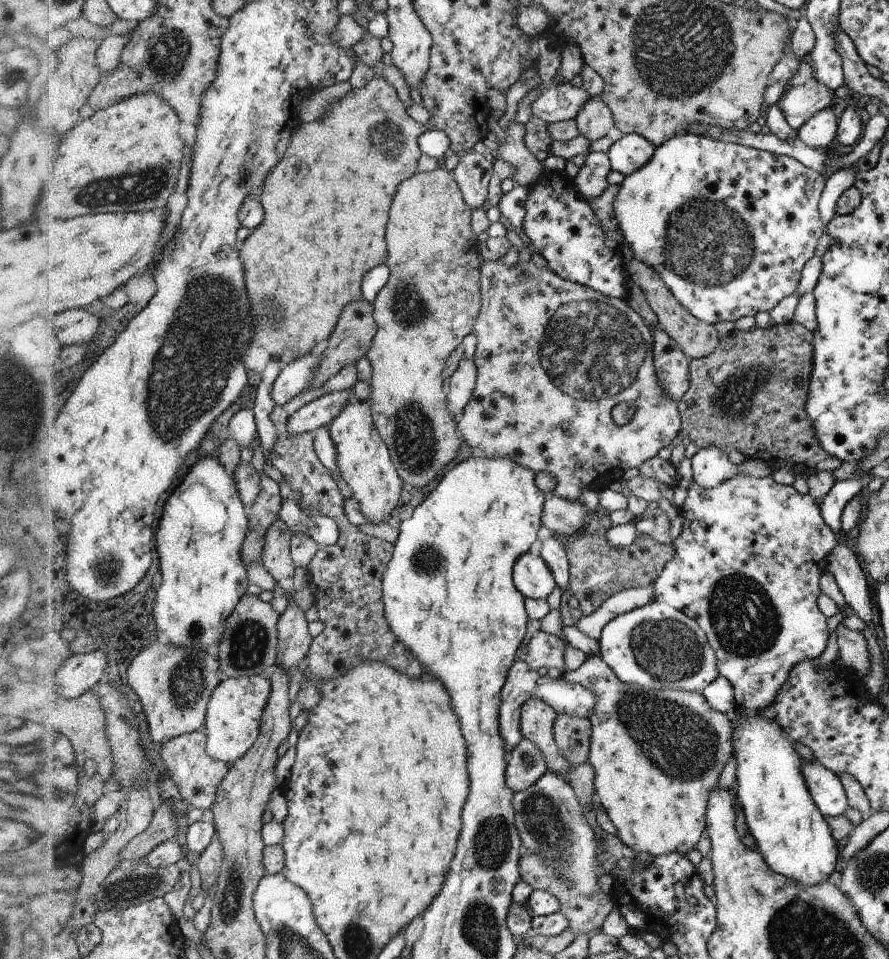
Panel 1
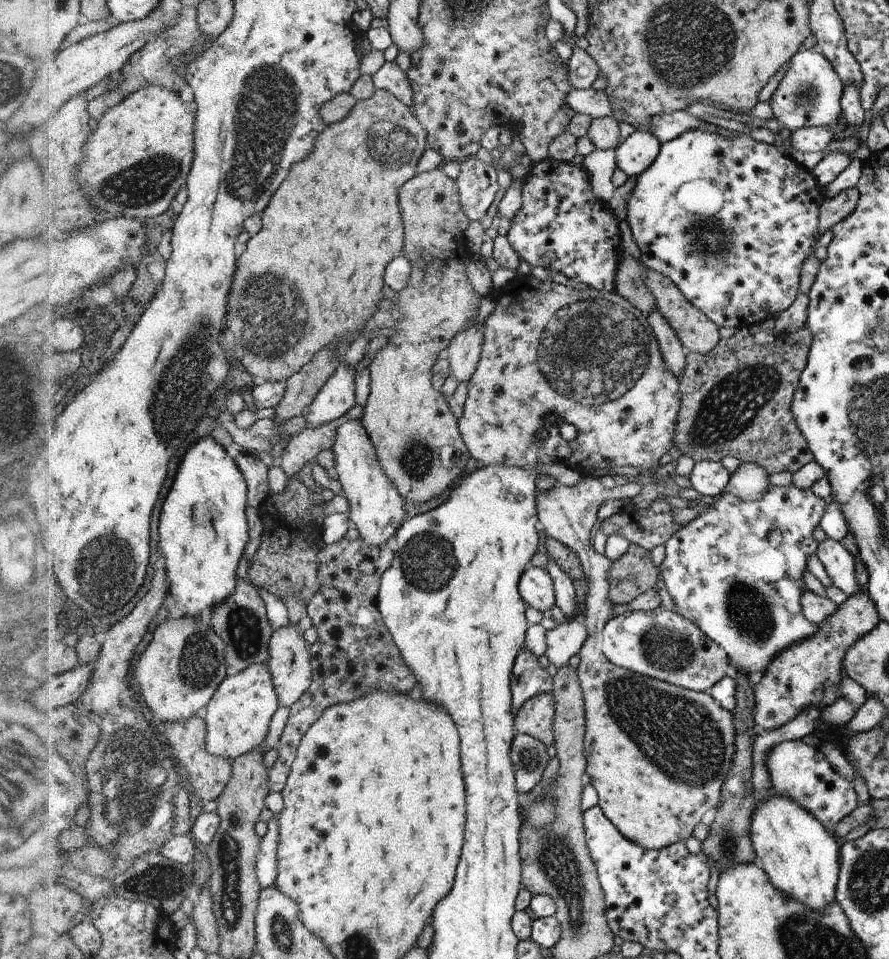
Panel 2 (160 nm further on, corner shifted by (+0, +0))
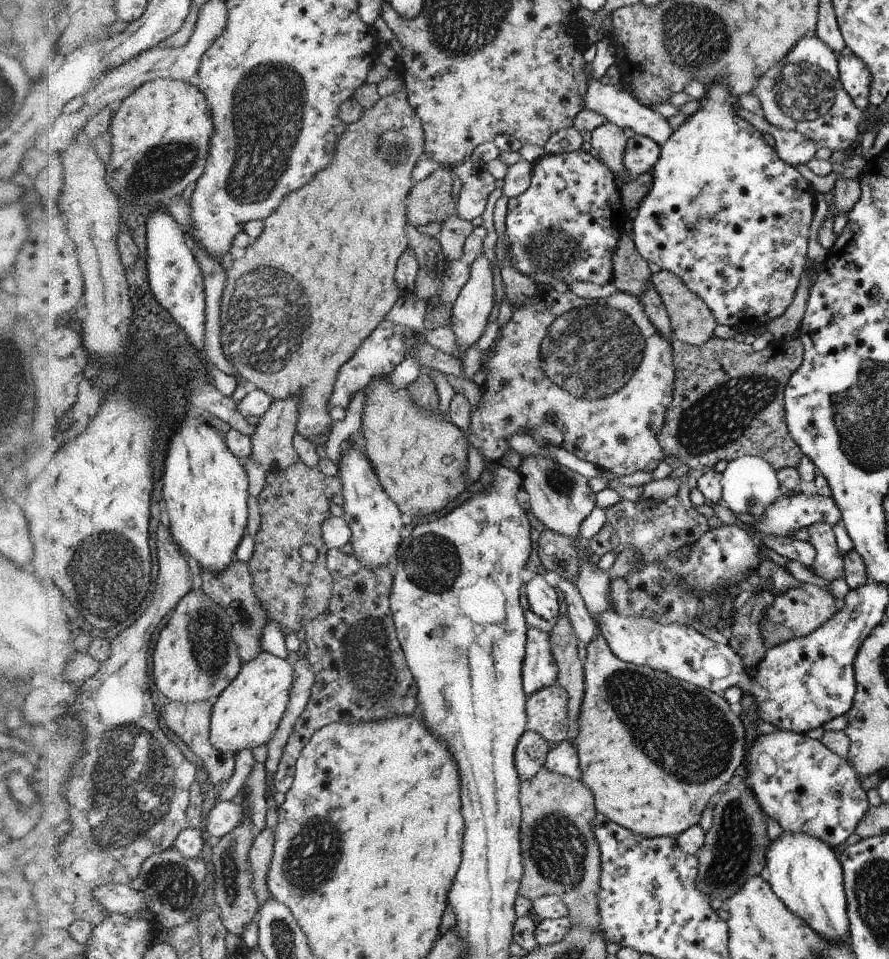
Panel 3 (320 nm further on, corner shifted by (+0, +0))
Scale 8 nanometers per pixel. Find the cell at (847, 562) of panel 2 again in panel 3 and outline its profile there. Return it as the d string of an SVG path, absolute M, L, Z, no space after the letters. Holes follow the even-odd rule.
M827 521L811 524L808 527L809 541L814 545L816 558L812 566L813 572L824 580L832 581L841 576L843 578L844 561L839 553L838 541L835 539L835 531Z

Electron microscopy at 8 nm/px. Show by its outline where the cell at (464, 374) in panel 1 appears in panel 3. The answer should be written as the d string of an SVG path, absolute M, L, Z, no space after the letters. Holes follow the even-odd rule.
M483 250L478 255L478 258L474 259L474 262L469 266L468 271L469 279L462 287L462 290L460 290L458 298L453 304L449 322L457 340L456 358L460 359L461 354L464 353L469 346L472 346L474 342L478 341L482 334L484 334L486 324L488 324L488 316L490 316L490 312L492 312L492 307L494 306L492 266Z

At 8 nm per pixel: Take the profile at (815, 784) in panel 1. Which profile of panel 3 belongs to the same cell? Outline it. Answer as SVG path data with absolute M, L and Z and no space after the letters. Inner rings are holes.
M782 729L760 734L747 752L747 771L746 784L784 833L808 833L836 848L870 810L855 767L807 734Z

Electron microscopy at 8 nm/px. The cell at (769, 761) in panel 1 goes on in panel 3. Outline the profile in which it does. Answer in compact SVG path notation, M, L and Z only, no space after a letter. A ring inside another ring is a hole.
M782 833L767 850L766 879L771 883L776 896L796 916L805 920L821 937L832 943L850 943L851 923L847 915L847 895L843 885L843 868L840 868L840 860L836 854L828 848L826 842L808 833Z

